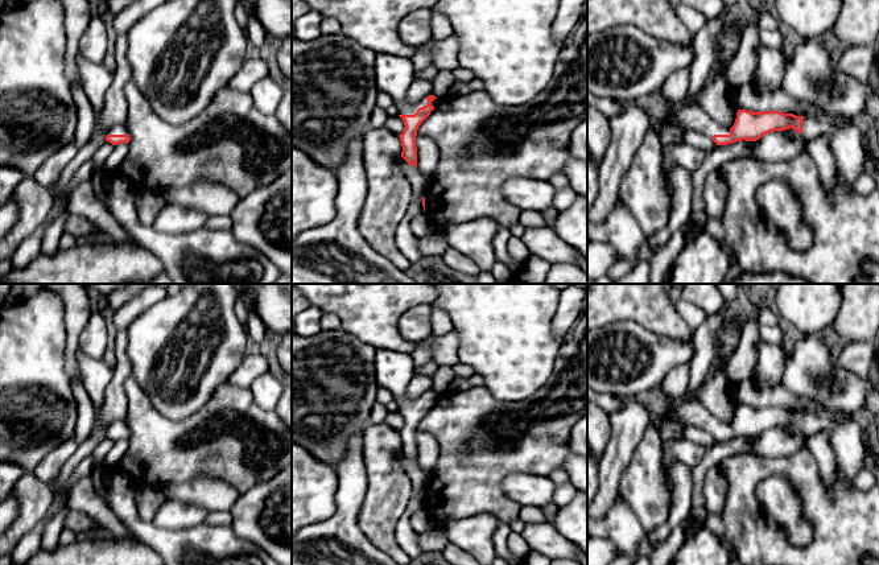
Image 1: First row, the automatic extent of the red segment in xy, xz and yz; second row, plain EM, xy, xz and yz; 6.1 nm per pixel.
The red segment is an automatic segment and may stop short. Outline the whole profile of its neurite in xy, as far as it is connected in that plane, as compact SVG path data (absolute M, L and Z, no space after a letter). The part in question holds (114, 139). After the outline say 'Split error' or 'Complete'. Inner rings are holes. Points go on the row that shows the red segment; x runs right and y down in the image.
M124 123L114 124L107 131L106 141L111 143L112 145L117 145L120 143L128 144L129 140L131 137Z. Split error

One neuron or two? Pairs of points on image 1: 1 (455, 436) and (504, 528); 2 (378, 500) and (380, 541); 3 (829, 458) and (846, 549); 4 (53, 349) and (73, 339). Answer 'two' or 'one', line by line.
1: two
2: one
3: two
4: two

